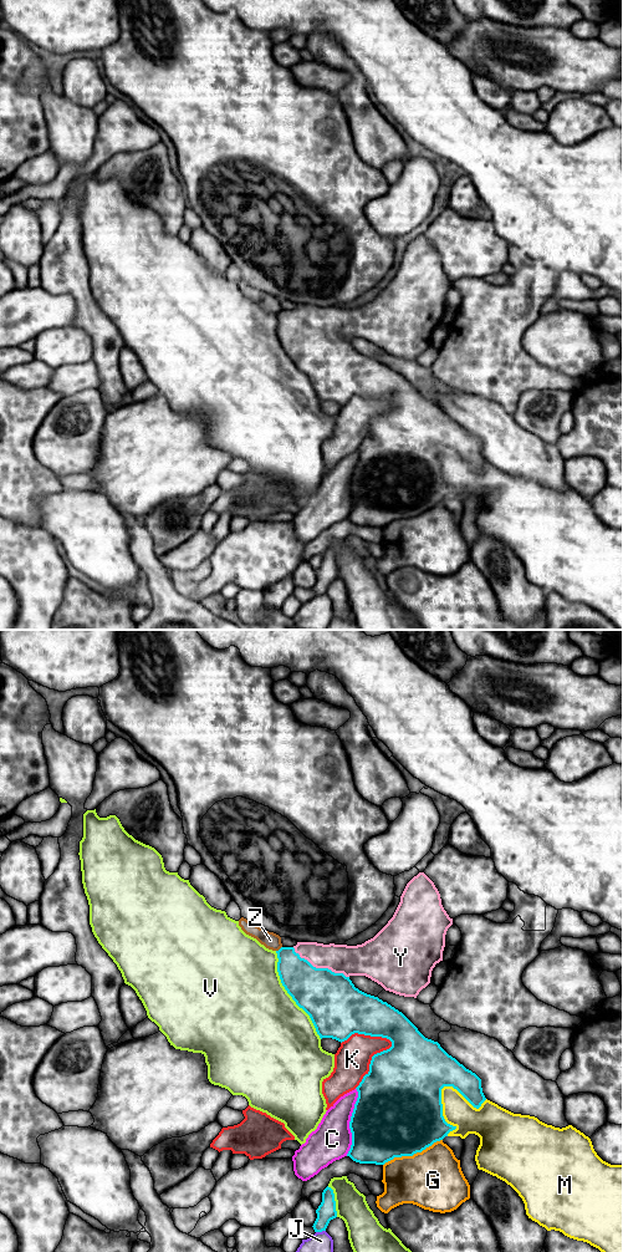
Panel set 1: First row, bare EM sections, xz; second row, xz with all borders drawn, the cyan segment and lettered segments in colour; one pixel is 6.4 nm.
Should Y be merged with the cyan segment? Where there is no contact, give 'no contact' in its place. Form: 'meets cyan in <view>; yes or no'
meets cyan in xz; yes

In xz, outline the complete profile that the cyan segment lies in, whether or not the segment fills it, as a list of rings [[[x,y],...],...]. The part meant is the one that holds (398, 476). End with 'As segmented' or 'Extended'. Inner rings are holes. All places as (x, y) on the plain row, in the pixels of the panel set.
[[[419,235],[407,246],[393,280],[364,306],[347,309],[297,305],[293,310],[281,310],[276,314],[277,335],[282,348],[296,367],[310,378],[321,402],[332,401],[342,406],[358,396],[387,401],[392,404],[389,412],[372,419],[369,434],[356,451],[358,460],[349,484],[352,508],[347,516],[356,525],[384,528],[394,520],[413,519],[455,493],[456,489],[448,487],[443,479],[441,452],[444,449],[456,452],[476,472],[486,463],[481,442],[475,436],[449,418],[438,404],[425,401],[402,375],[378,360],[359,353],[349,342],[351,339],[366,339],[385,353],[417,361],[419,355],[430,346],[435,327],[443,324],[445,297],[451,287],[453,281],[444,273],[434,245],[424,235]]]. Extended

